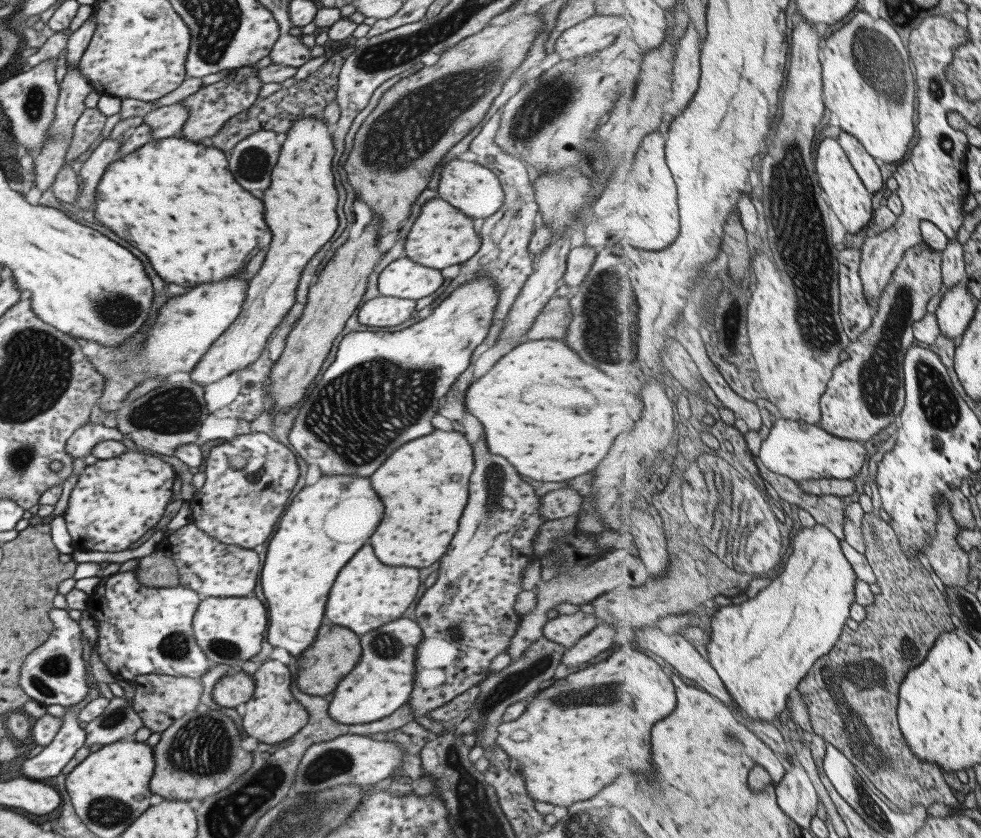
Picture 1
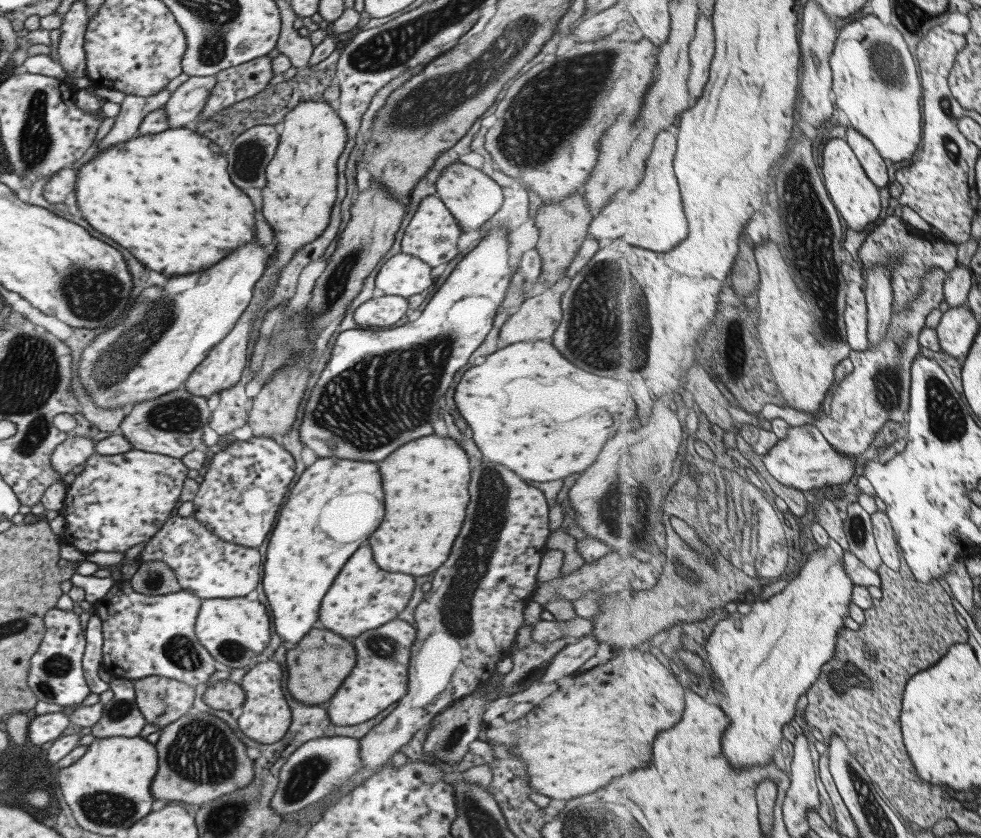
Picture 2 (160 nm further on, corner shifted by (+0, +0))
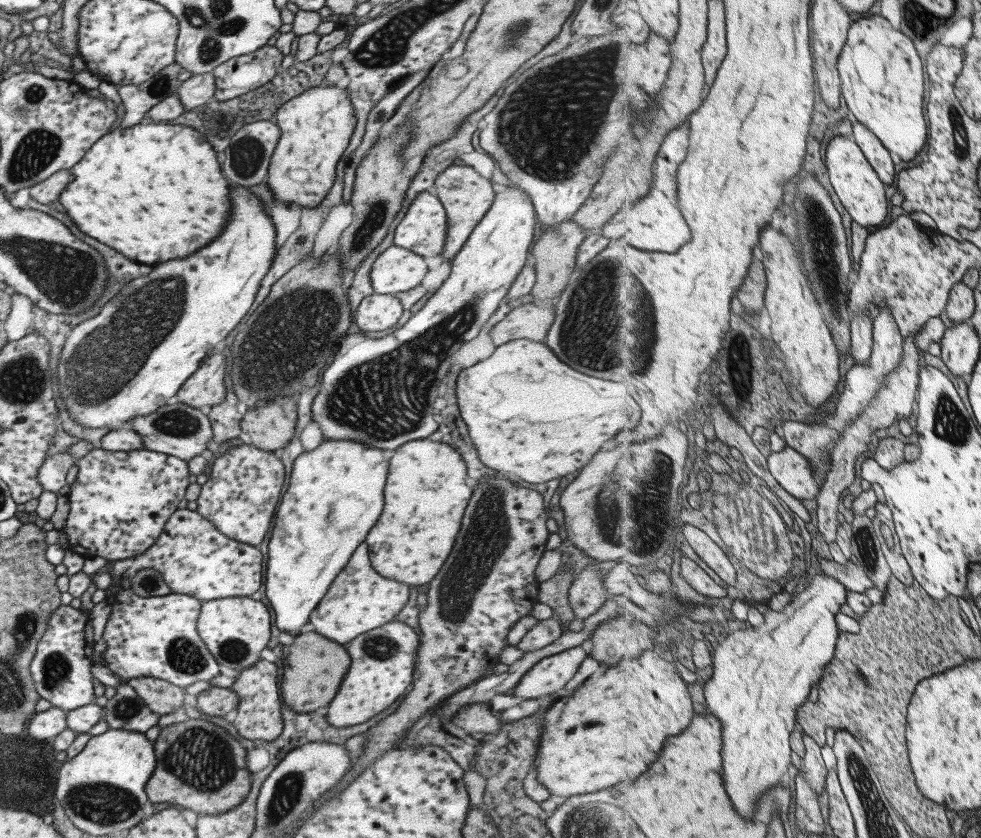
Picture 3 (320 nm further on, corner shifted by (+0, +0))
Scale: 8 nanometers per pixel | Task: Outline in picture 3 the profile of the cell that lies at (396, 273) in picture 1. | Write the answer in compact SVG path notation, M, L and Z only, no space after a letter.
M391 245L373 258L369 280L377 294L393 295L419 285L425 272L425 258Z

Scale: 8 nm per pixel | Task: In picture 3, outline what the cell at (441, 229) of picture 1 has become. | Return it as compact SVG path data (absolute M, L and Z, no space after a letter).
M421 191L393 229L392 244L433 258L442 251L446 235L444 208L432 191Z

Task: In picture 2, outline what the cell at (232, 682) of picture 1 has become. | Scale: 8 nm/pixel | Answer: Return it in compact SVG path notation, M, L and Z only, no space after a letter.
M224 679L213 682L204 690L202 701L213 710L231 712L233 708L242 706L243 689L237 684Z

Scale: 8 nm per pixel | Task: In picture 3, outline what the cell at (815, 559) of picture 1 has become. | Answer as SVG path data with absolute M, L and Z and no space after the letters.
M820 573L813 577L811 583L807 585L805 590L796 597L792 597L791 601L783 608L782 611L777 612L768 610L765 612L764 623L755 628L752 626L746 627L746 629L739 629L739 631L729 632L723 643L713 643L714 651L714 666L712 677L704 684L704 696L706 699L706 706L711 714L714 714L722 724L722 734L724 737L725 750L725 788L729 790L729 796L733 798L735 806L737 806L737 812L745 818L753 818L755 816L755 810L757 810L757 800L762 798L770 788L774 788L774 785L779 784L783 780L783 776L787 772L789 766L791 766L791 734L795 731L795 721L798 720L798 710L800 706L803 706L811 694L811 688L819 684L822 676L824 675L825 667L837 655L838 641L840 640L840 627L837 623L837 616L841 612L841 606L847 602L847 587L841 584L838 580L833 579L832 576L823 575Z

